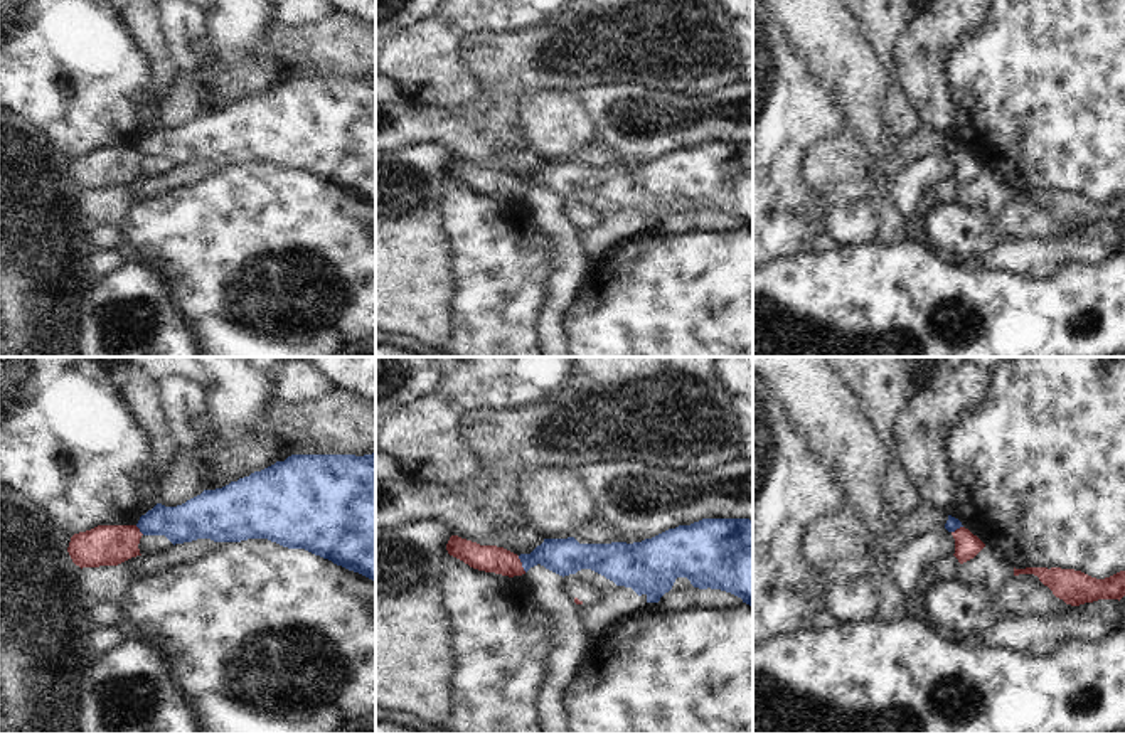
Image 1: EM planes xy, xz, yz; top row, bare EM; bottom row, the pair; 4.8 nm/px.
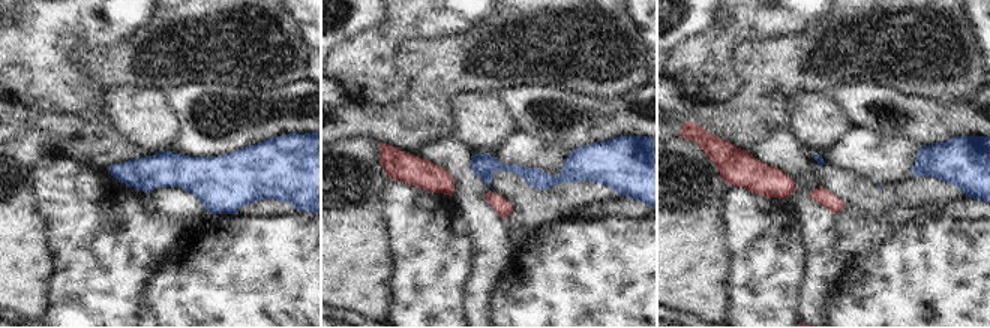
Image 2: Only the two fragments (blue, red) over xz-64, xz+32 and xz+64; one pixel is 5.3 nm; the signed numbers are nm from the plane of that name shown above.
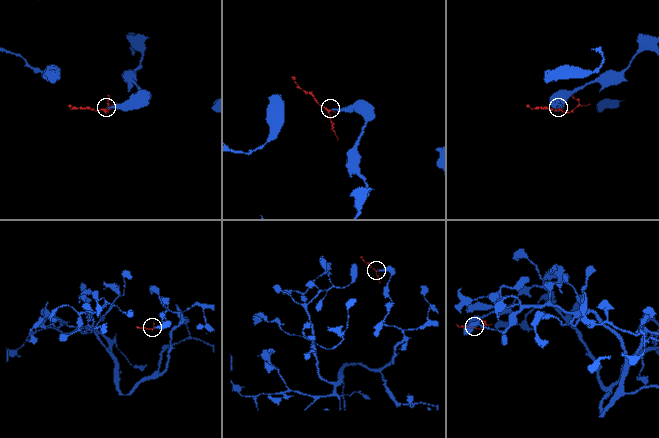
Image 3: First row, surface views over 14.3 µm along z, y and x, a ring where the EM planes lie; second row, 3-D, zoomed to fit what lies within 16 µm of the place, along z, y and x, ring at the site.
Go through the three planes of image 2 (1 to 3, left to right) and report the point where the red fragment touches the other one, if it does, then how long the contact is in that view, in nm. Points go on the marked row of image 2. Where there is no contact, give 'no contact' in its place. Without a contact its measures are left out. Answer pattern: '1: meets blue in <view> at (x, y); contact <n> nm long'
1: no contact
2: no contact
3: no contact

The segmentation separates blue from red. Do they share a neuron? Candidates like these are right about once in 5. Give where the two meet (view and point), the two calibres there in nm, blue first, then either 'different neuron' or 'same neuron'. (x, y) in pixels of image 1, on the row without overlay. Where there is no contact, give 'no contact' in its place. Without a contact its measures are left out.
xz (522, 187) | 180/130 nm | different neuron

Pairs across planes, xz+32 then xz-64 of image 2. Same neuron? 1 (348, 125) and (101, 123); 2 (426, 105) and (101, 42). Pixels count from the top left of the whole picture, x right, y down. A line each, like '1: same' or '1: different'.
1: same
2: different

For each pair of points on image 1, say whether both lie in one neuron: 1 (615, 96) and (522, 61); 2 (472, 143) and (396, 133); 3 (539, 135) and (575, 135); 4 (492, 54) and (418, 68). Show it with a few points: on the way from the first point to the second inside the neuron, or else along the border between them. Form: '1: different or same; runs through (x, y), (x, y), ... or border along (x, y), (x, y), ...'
1: different; border along (630, 81), (598, 83), (578, 91)
2: same; runs through (453, 138), (442, 128), (415, 128)
3: same; runs through (548, 135), (566, 135)
4: different; border along (472, 32), (462, 63), (479, 81), (477, 96)

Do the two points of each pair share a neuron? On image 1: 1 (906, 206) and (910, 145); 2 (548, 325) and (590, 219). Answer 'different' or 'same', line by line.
1: different
2: different

